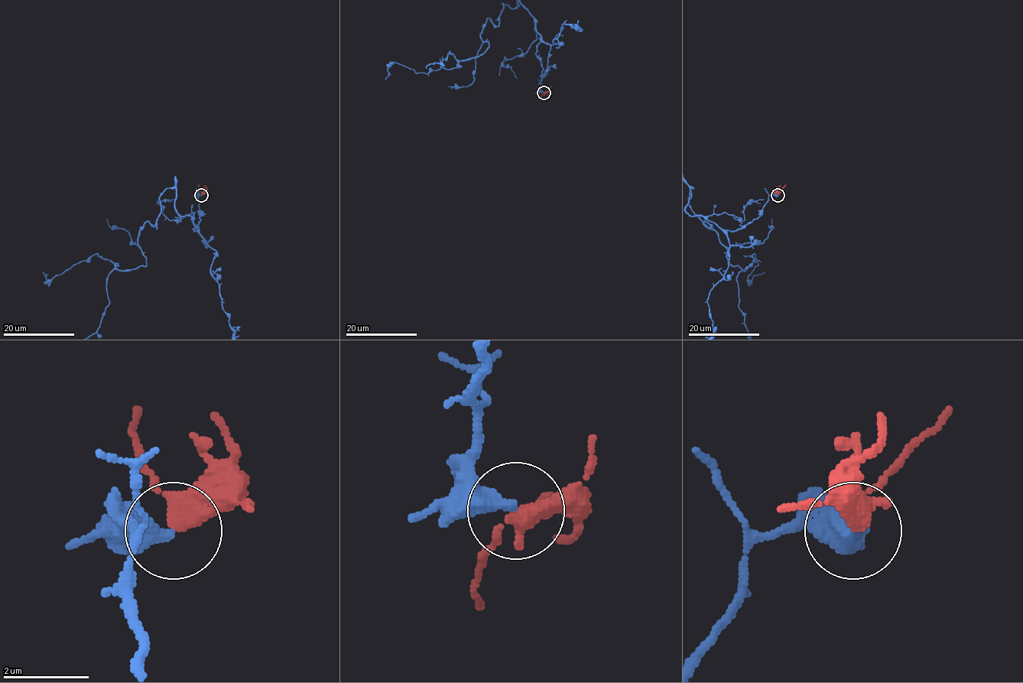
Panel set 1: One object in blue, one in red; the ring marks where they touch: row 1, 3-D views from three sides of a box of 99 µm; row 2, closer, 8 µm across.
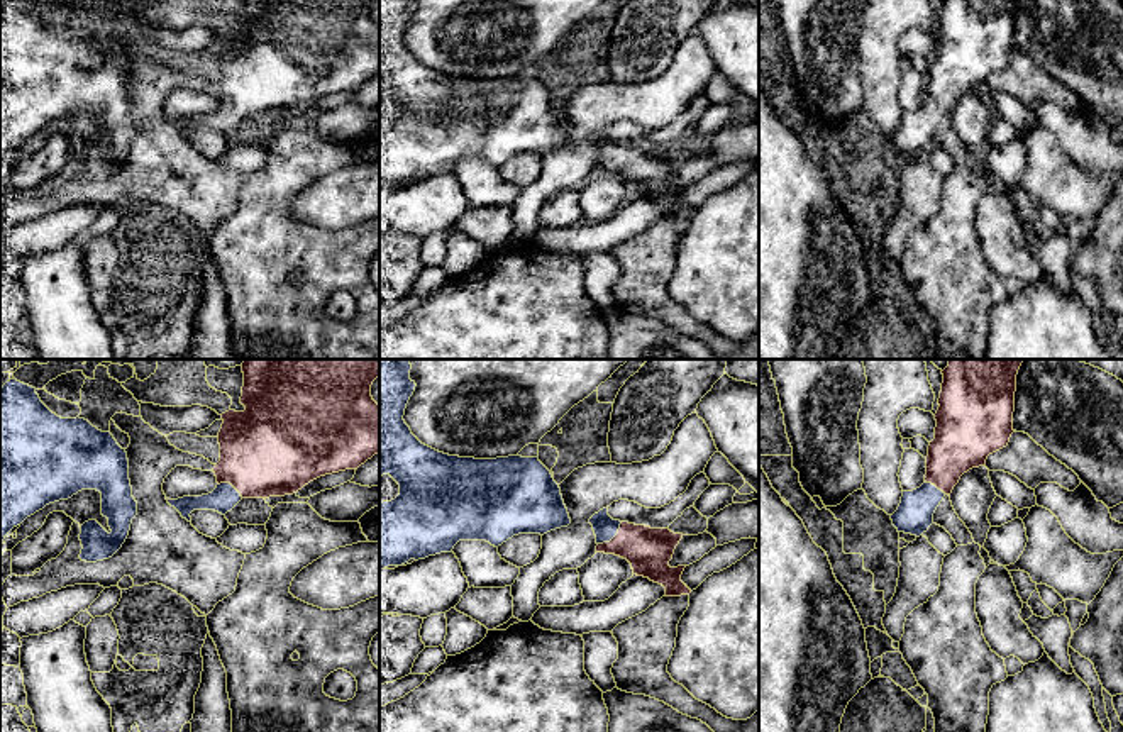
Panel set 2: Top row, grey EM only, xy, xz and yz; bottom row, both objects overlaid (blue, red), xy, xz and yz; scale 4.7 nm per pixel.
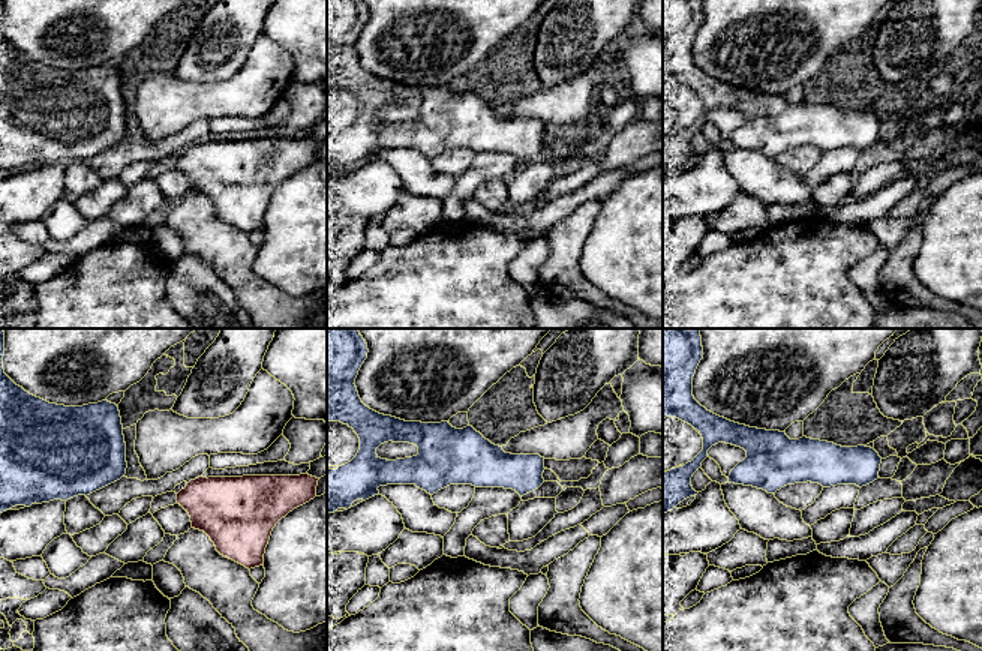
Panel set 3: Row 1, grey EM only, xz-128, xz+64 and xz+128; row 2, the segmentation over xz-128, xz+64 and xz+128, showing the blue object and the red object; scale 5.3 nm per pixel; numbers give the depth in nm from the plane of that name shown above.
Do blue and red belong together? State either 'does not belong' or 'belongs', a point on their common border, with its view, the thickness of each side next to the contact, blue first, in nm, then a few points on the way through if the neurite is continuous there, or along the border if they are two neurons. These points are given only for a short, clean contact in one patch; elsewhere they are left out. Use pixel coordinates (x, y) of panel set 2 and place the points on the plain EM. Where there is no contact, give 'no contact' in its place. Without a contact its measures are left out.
belongs; contact xz (612, 158); calibres 110 and 220 nm; way xz (605, 148), (612, 158), (636, 163), (649, 171)

